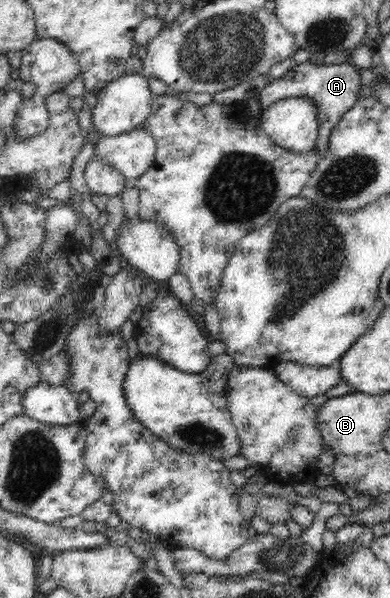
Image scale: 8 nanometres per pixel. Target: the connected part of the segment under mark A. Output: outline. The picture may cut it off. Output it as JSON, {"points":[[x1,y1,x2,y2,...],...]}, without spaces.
{"points":[[306,61,302,64,296,64,288,72,280,78,270,79,268,84,260,92,258,105,261,110,265,110,267,106,271,106,273,102,283,100,284,98,307,97,317,105,317,121,319,121,319,138,317,153,319,157,323,157,329,147,329,136,333,129,339,124,341,116,345,114,353,105,354,102,361,98,359,91,361,89,361,79,359,79,359,70,351,66,351,63,337,64,314,64]]}

